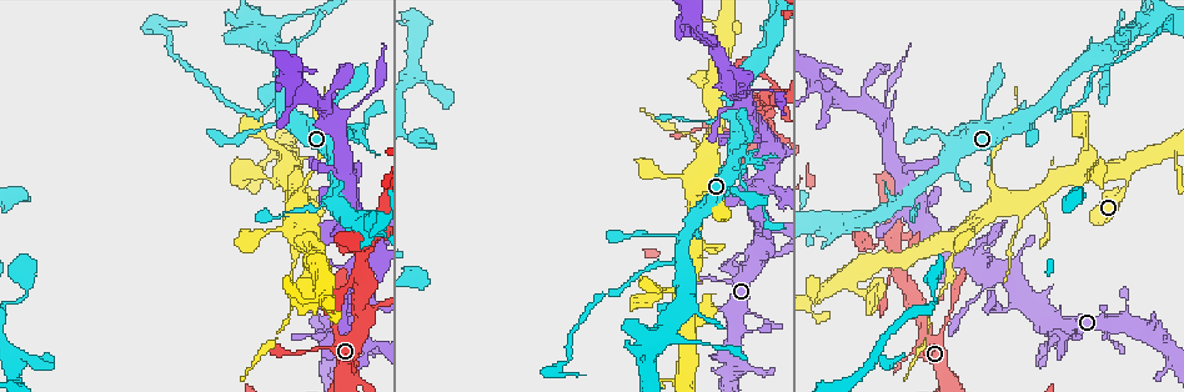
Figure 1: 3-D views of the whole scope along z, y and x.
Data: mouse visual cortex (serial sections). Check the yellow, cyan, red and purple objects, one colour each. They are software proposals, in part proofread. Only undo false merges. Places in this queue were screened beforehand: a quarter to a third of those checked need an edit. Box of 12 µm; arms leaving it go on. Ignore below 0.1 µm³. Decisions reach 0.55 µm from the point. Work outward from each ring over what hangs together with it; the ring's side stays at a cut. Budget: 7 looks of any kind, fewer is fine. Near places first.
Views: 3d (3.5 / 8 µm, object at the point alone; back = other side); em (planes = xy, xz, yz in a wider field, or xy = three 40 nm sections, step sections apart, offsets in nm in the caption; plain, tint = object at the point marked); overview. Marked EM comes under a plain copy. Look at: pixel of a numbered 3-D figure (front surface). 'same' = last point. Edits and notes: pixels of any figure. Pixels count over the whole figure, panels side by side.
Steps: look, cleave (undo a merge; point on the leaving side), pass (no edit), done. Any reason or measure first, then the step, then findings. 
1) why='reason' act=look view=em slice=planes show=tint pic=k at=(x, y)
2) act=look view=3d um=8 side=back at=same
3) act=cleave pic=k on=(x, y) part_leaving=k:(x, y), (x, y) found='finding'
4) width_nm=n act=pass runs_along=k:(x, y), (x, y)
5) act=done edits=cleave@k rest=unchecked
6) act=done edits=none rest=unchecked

why='two arms in line, one across' act=look view=3d um=3.5 side=back pic=1 at=(949, 251)

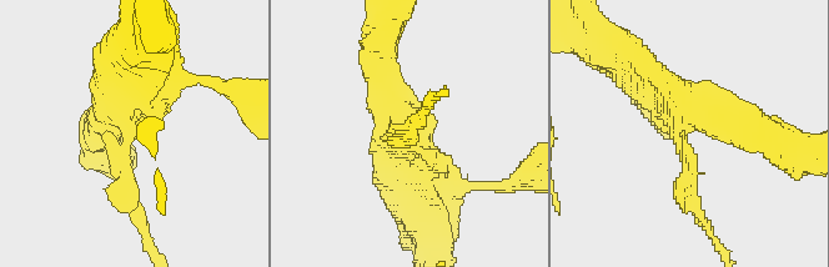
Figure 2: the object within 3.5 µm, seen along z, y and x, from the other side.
why='need the tissue' act=look view=em slice=xy step=2 show=tint pic=2 at=(680, 126)

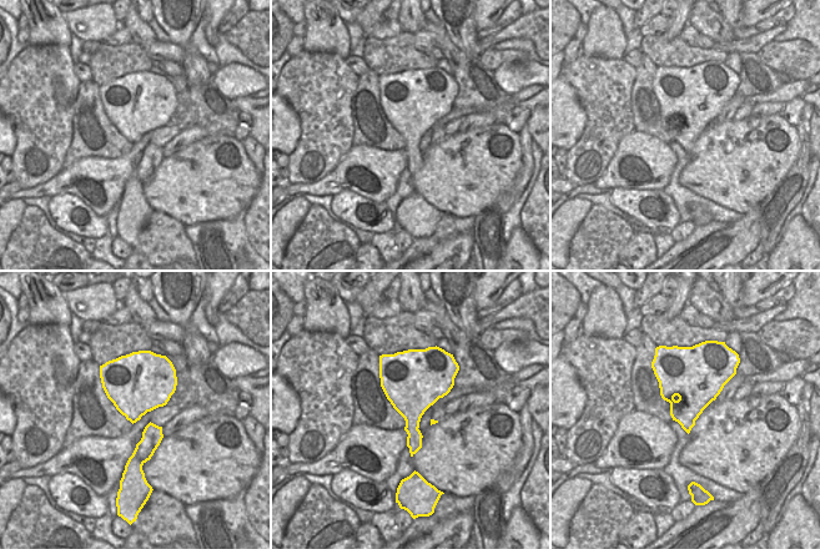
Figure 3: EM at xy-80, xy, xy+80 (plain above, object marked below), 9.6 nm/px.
arm_widths_nm=150,400,500 act=cleave pic=2 on=(692, 186) part_leaving=2:(679, 145), (683, 190), (718, 248) found='a second cell is stuck on'

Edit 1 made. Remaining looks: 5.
why='narrows sharply' act=look view=3d um=8 pic=1 at=(740, 253)

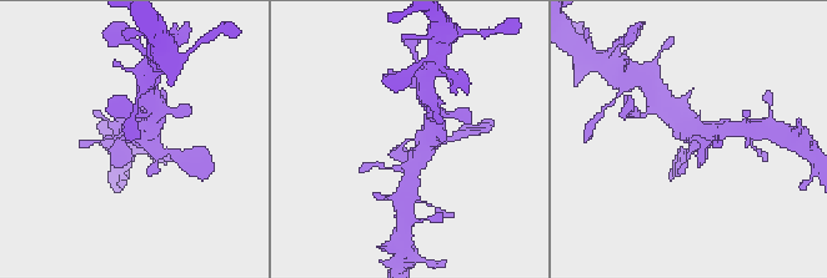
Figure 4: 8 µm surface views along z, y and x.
act=look view=em slice=xy step=2 show=tint pic=4 at=(692, 137)

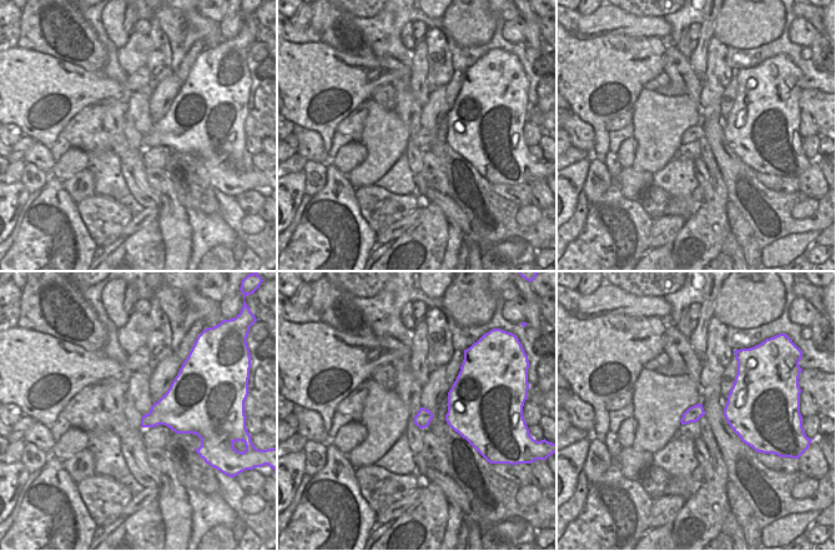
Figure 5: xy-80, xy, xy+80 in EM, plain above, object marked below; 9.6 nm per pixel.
act=pass runs_along=4:(140, 131), (121, 137), (116, 160) found='all the same cell'

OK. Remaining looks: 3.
why='three arms meet' act=look view=3d um=8 pic=1 at=(375, 309)

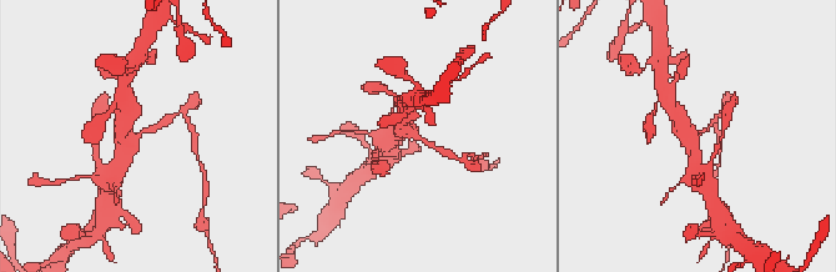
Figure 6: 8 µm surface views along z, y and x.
arms=3 arm_widths_nm=150,400,450 why='need the tissue' act=look view=em slice=planes show=tint pic=6 at=(697, 135)

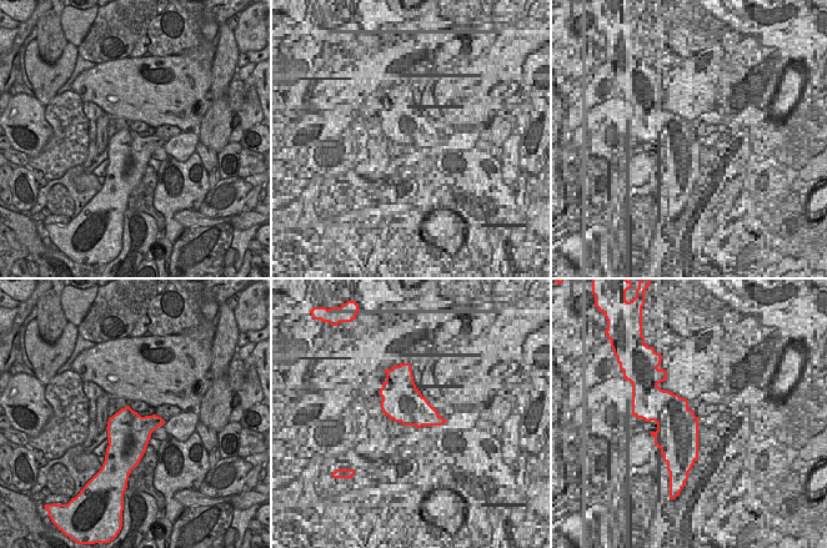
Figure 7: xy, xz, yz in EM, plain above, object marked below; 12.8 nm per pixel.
act=cleave pic=6 on=(164, 122) found='a second cell is stuck on'

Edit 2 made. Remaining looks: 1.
act=done edits=cleave@2,cleave@6 rest=unchecked

